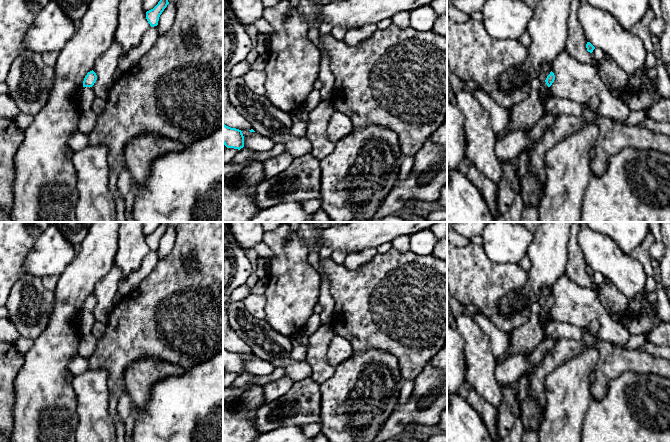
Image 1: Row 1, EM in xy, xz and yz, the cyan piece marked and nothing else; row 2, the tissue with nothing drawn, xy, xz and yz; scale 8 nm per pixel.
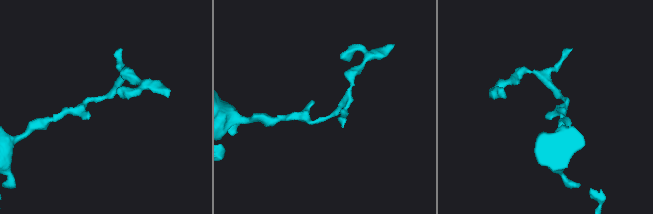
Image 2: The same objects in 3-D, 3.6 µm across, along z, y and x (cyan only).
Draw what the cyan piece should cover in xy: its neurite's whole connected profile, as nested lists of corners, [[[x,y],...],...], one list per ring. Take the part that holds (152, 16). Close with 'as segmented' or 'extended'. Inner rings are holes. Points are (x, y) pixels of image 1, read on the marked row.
[[[160,0],[153,9],[146,12],[146,19],[151,27],[158,25],[159,17],[168,4],[168,0]]]; as segmented

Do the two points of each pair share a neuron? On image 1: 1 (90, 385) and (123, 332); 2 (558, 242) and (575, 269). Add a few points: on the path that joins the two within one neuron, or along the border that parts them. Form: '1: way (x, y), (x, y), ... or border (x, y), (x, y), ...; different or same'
1: border (89, 368), (104, 369), (106, 371), (109, 391); different
2: border (570, 233), (567, 244), (567, 264), (564, 273); different

